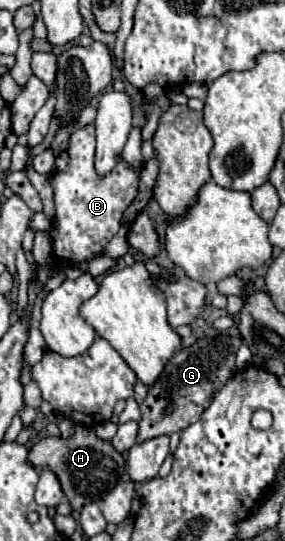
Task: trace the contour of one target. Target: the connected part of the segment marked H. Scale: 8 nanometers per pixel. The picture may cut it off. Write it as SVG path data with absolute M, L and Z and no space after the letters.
M80 424L76 426L70 438L46 436L38 440L28 454L28 460L36 468L48 466L58 476L62 490L66 498L70 500L74 512L80 512L82 506L90 502L100 502L128 472L128 462L124 454L118 452L110 440L98 438L98 434L92 428L86 428Z

